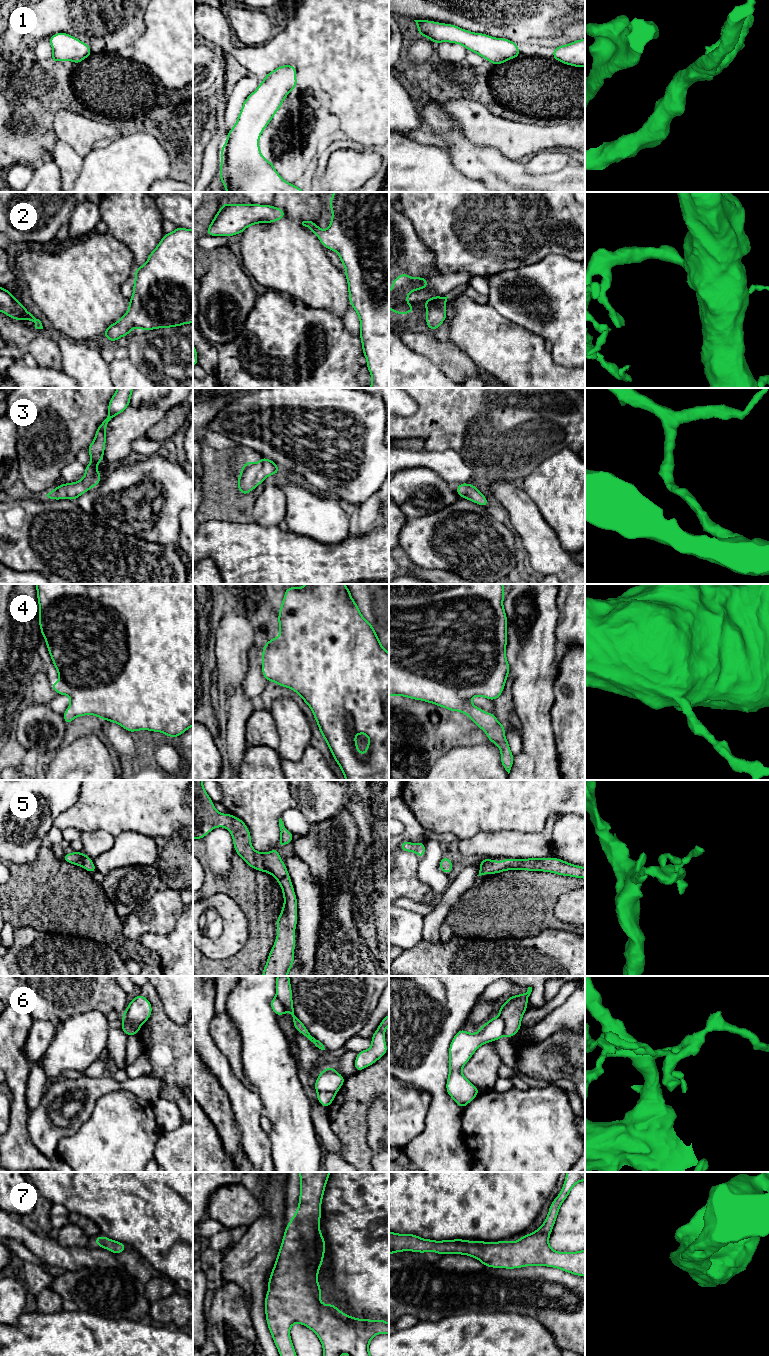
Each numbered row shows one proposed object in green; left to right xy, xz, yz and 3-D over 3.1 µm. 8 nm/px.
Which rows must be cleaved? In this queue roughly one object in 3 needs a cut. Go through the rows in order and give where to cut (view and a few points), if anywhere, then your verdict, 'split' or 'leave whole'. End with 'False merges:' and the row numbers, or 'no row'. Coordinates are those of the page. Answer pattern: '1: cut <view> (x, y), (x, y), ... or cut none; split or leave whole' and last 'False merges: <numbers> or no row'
1: cut none; leave whole
2: cut none; leave whole
3: cut none; leave whole
4: cut none; leave whole
5: cut none; leave whole
6: cut yz (499, 1015), (504, 1022), (504, 1034); split
7: cut none; leave whole
False merges: 6

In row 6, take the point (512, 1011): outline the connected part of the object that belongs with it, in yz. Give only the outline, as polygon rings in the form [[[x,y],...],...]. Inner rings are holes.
[[[528,987],[525,994],[510,996],[508,1000],[499,1008],[499,1016],[505,1022],[504,1036],[512,1038],[522,1027],[521,1019],[527,1011],[527,1001],[532,992],[532,987]]]

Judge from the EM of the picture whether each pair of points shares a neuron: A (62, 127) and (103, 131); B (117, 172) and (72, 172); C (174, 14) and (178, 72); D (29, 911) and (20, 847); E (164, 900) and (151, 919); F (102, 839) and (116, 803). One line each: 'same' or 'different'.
A: same
B: different
C: same
D: different
E: same
F: different

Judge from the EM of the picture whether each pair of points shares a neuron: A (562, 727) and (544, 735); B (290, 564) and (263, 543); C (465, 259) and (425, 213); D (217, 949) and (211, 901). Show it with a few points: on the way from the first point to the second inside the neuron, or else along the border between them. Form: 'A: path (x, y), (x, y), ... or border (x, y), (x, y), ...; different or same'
A: border (551, 708), (551, 727), (557, 754); different
B: path (283, 563), (270, 550); same
C: path (460, 248), (436, 224); same
D: path (228, 937), (228, 916), (223, 911); same

